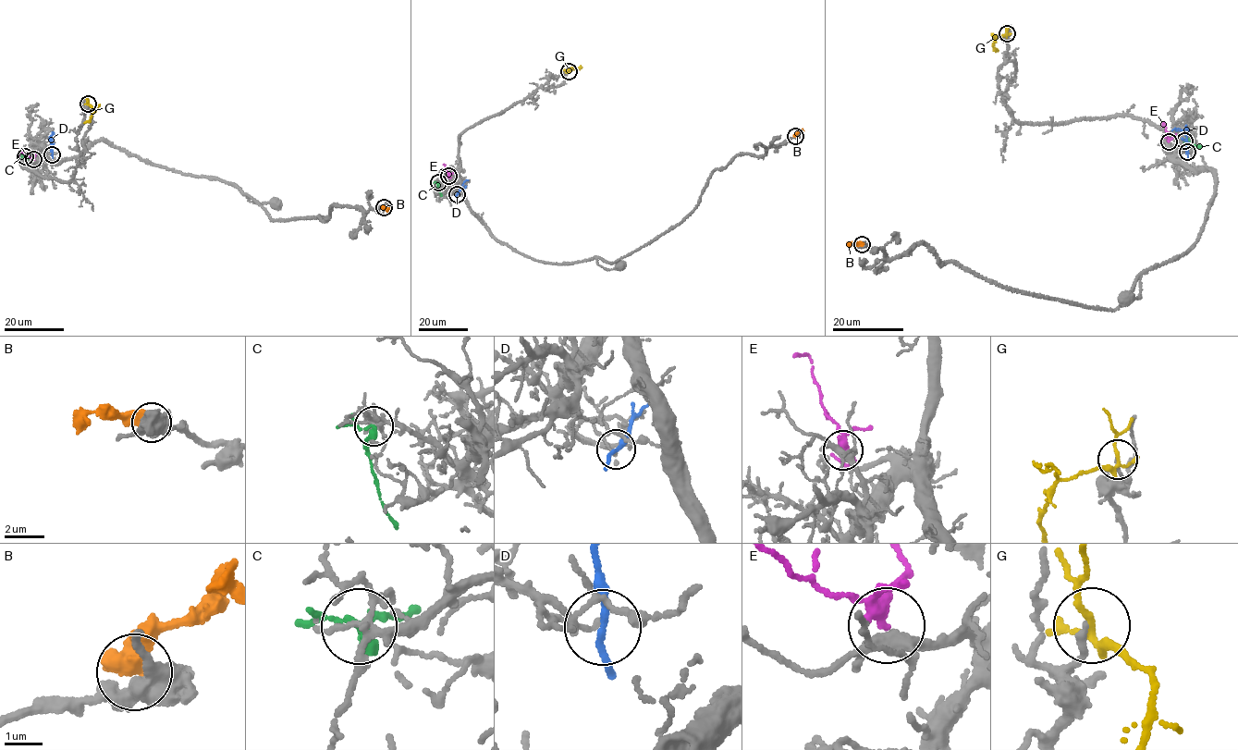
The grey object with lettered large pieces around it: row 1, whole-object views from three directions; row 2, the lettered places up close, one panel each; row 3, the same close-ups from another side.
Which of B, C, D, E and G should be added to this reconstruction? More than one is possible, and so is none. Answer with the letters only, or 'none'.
E

